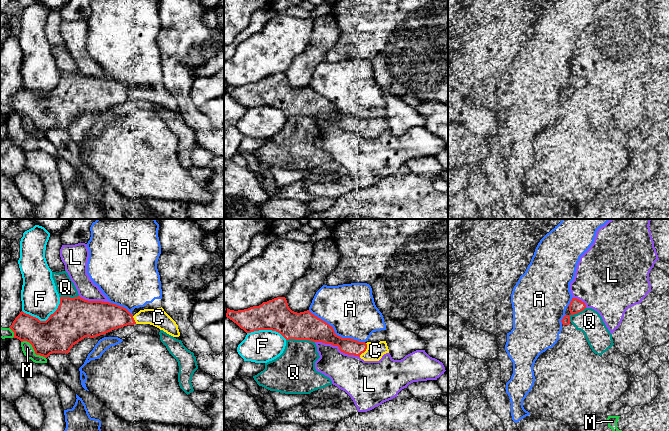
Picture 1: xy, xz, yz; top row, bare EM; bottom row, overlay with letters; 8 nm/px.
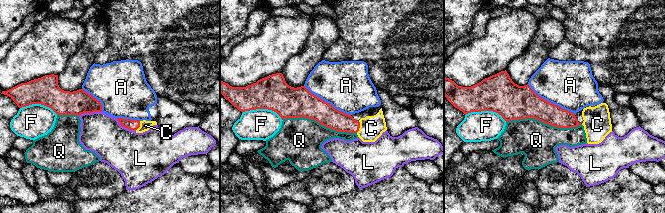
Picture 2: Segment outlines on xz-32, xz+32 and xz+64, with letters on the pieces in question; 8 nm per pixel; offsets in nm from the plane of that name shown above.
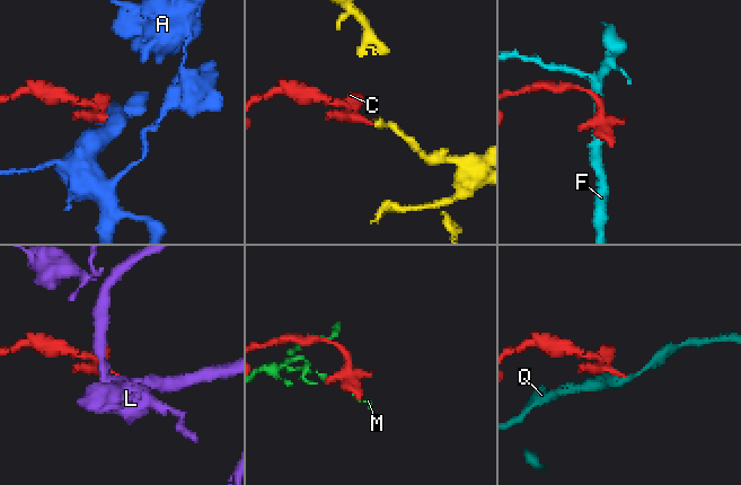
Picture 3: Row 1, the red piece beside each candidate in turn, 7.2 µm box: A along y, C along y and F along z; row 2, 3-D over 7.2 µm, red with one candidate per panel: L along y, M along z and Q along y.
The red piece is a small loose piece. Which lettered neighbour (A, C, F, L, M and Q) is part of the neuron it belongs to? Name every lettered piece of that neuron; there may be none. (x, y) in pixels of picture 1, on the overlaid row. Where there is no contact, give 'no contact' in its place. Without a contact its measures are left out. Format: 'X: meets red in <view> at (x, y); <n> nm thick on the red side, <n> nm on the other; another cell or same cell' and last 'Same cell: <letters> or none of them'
A: meets red in xz at (334, 333); 220 nm thick on the red side, 400 nm on the other; another cell
C: meets red in xz at (365, 350); 130 nm thick on the red side, 140 nm on the other; same cell
F: meets red in xy at (46, 320); 340 nm thick on the red side, 300 nm on the other; another cell
L: meets red in xz at (338, 346); 190 nm thick on the red side, 300 nm on the other; another cell
M: meets red in xy at (33, 348); 300 nm thick on the red side, 90 nm on the other; another cell
Q: meets red in xz at (300, 339); 220 nm thick on the red side, 320 nm on the other; another cell
Same cell: C

